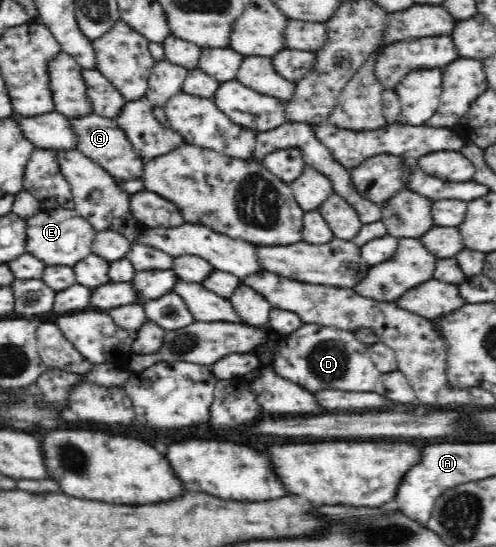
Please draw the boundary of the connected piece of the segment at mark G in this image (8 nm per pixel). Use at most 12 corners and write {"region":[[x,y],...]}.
{"region":[[69,118],[76,150],[128,194],[143,165],[111,118]]}

